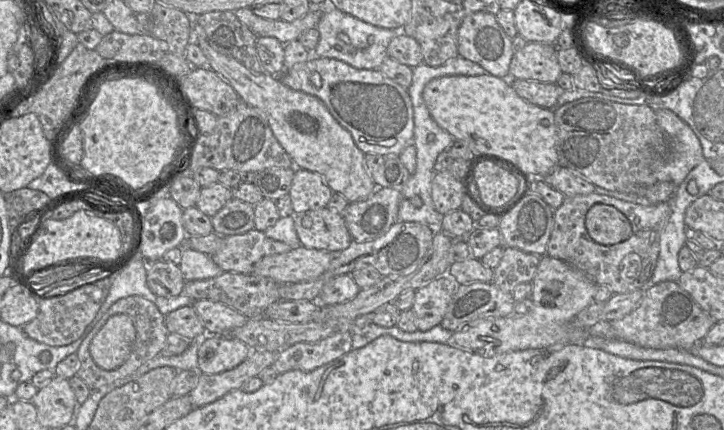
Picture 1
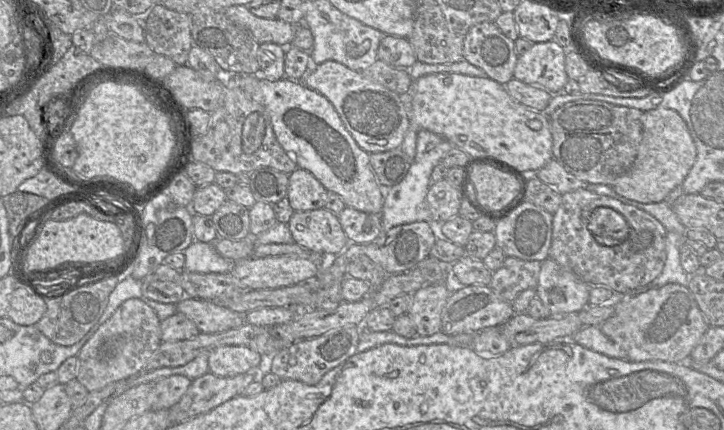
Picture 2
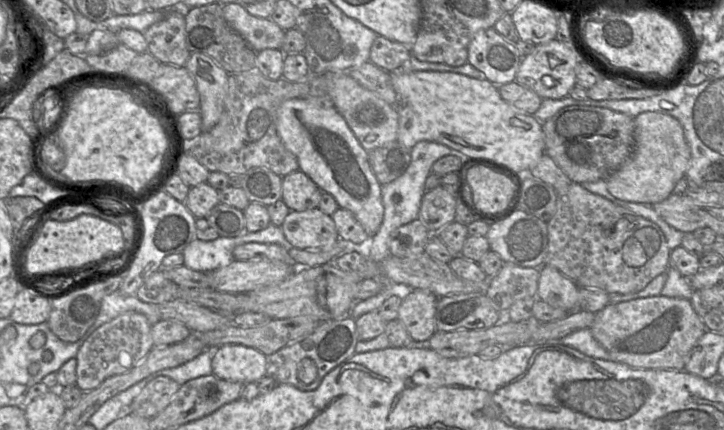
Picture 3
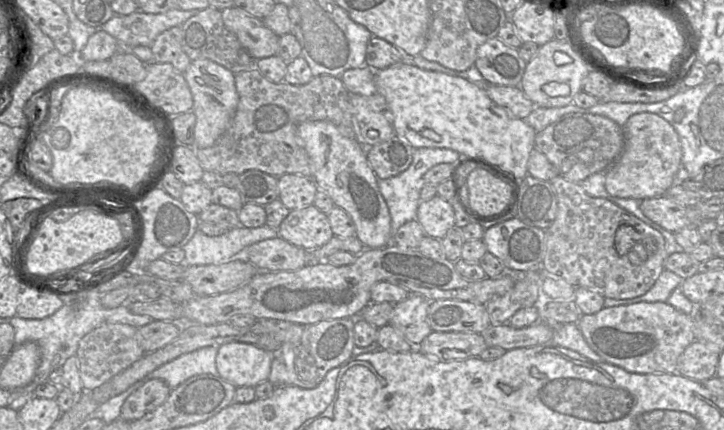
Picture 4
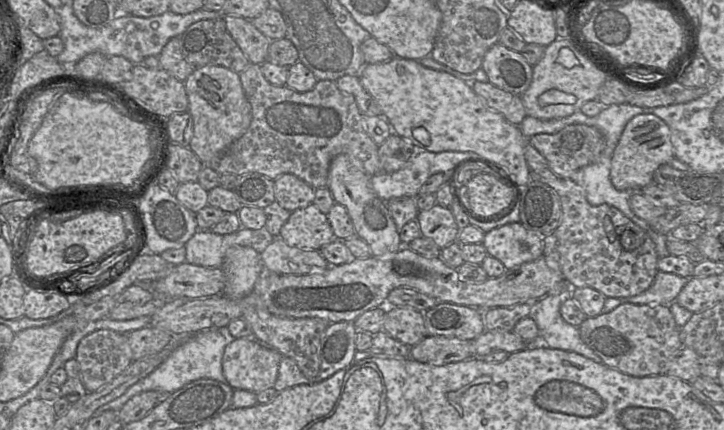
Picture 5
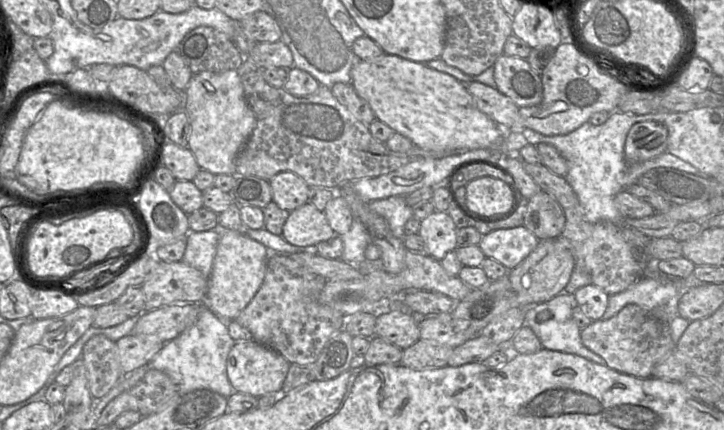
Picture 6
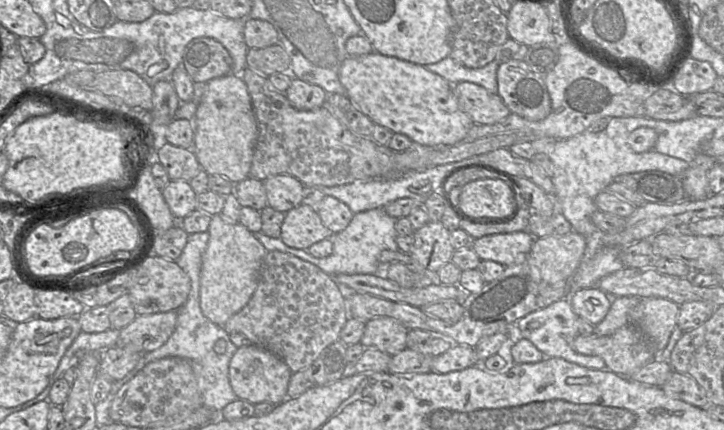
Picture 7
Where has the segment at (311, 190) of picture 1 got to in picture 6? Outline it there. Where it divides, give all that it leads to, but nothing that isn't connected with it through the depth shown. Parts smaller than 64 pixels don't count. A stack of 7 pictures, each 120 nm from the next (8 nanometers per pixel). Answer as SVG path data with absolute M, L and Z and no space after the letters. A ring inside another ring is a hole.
M280 172L269 183L272 201L283 210L291 212L308 202L310 187L293 172Z

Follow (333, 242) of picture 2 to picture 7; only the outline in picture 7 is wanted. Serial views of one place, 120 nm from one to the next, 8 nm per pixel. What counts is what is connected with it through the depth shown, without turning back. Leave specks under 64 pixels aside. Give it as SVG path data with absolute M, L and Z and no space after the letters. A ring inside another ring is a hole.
M300 204L285 213L280 239L288 247L307 250L311 245L331 236L318 213L311 207Z

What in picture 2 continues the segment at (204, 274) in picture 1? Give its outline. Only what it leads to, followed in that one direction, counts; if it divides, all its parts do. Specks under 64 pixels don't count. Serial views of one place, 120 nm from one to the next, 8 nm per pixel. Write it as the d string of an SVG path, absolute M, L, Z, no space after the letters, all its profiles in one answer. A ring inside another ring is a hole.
M194 240L184 251L184 270L195 273L227 273L233 261L221 256L214 243Z

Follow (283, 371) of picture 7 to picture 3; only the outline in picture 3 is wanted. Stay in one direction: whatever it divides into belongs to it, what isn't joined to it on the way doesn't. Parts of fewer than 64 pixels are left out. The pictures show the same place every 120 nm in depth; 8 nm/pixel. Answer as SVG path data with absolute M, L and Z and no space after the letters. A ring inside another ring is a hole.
M223 345L212 351L212 375L241 383L257 383L266 376L267 357L243 345Z

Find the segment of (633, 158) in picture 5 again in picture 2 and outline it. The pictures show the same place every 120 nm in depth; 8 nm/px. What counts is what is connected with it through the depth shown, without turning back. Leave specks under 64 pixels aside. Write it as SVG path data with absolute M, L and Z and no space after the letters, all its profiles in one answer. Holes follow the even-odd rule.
M668 108L645 111L642 116L642 140L635 161L628 171L618 176L609 186L617 194L630 200L644 204L662 202L675 187L682 184L694 165L696 156L696 146L687 124L676 111Z

